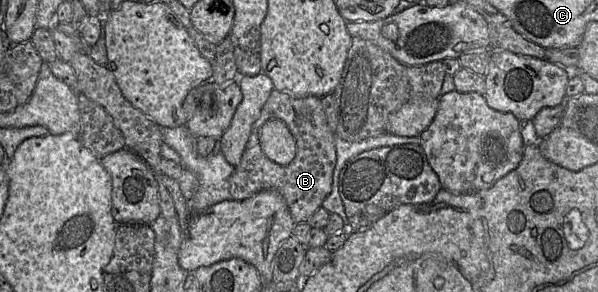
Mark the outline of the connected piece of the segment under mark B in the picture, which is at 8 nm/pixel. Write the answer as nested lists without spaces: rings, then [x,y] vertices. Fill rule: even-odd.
[[[273,89],[260,116],[252,125],[241,160],[229,178],[229,193],[232,200],[239,201],[264,190],[277,191],[284,198],[294,222],[306,223],[331,192],[335,163],[334,133],[328,126],[321,98],[294,98]],[[270,119],[283,121],[295,139],[296,155],[286,166],[278,165],[267,158],[260,146],[259,129]]]

